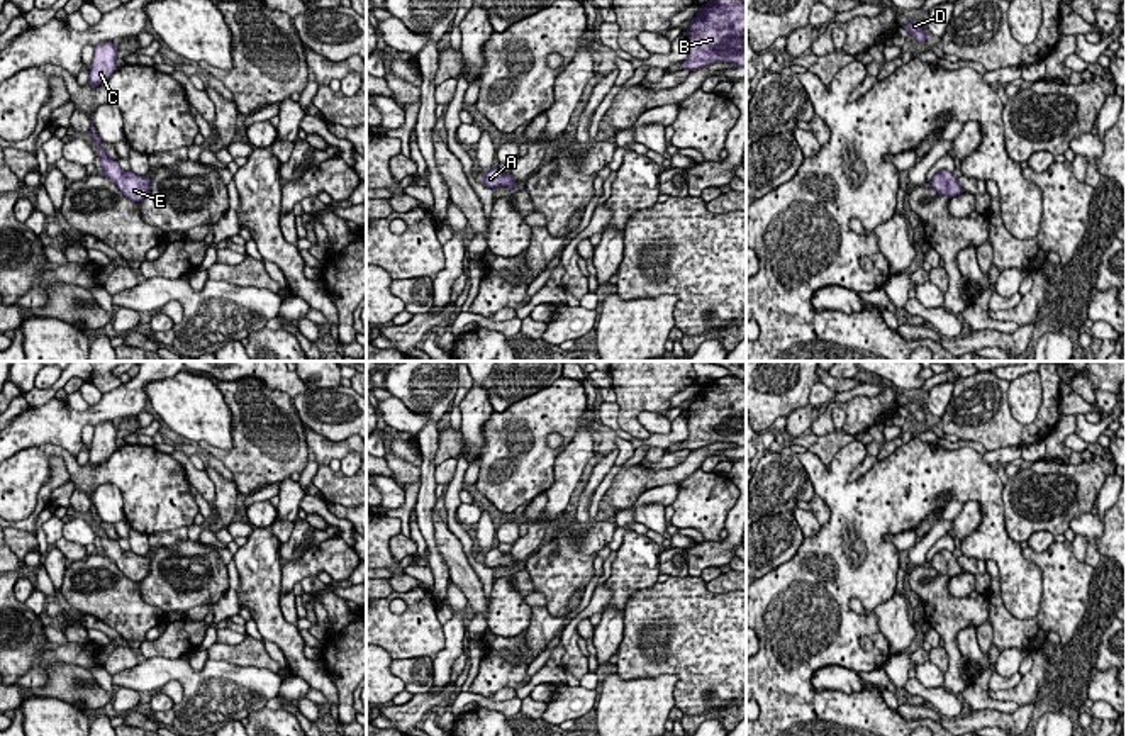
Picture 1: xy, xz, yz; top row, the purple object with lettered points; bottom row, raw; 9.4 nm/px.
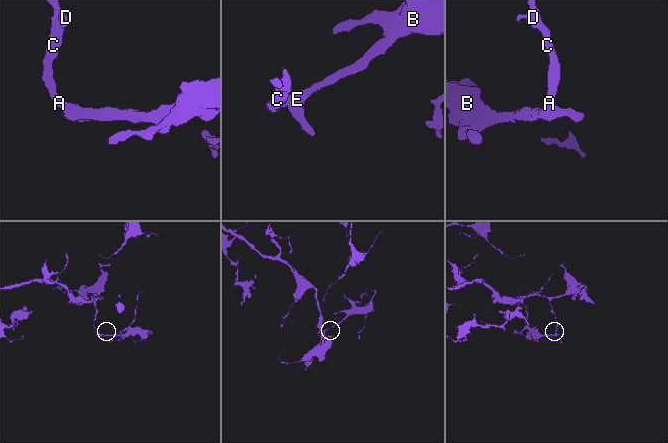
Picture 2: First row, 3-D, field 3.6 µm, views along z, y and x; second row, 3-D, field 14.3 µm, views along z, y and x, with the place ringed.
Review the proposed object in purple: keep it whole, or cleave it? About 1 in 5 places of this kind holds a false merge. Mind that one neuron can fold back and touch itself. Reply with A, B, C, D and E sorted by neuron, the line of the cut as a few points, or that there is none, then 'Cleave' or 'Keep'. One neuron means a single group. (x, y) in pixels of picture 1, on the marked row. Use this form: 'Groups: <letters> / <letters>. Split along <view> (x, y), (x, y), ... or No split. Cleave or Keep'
Groups: A B C D E. No split. Keep

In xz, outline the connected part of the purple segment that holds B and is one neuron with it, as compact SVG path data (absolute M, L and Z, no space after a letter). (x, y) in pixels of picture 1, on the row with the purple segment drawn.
M711 0L687 29L688 58L682 70L700 70L712 63L746 66L746 2Z

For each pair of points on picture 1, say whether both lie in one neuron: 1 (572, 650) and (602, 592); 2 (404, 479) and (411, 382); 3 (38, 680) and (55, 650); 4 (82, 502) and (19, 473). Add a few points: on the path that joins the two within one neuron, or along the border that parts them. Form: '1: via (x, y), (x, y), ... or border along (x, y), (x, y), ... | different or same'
1: via (572, 636), (572, 626), (592, 606) | same
2: border along (418, 467), (421, 479) | different
3: via (38, 674), (50, 657) | same
4: border along (75, 489), (80, 489), (89, 497) | different

